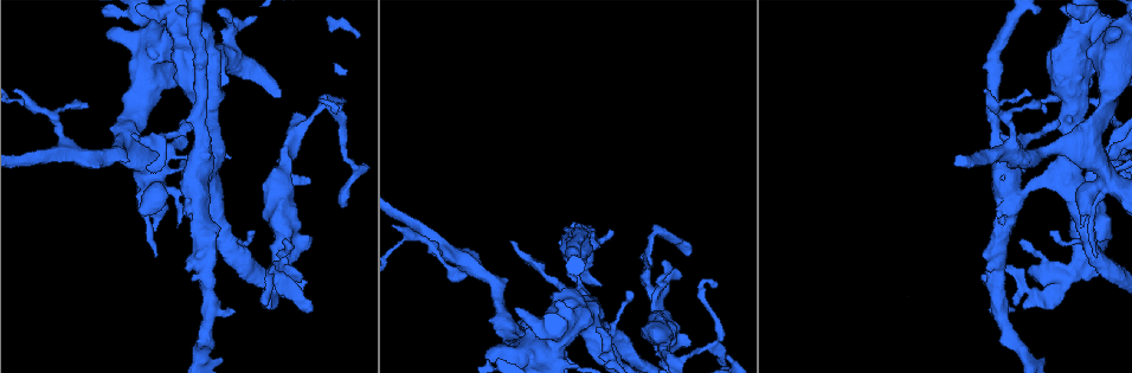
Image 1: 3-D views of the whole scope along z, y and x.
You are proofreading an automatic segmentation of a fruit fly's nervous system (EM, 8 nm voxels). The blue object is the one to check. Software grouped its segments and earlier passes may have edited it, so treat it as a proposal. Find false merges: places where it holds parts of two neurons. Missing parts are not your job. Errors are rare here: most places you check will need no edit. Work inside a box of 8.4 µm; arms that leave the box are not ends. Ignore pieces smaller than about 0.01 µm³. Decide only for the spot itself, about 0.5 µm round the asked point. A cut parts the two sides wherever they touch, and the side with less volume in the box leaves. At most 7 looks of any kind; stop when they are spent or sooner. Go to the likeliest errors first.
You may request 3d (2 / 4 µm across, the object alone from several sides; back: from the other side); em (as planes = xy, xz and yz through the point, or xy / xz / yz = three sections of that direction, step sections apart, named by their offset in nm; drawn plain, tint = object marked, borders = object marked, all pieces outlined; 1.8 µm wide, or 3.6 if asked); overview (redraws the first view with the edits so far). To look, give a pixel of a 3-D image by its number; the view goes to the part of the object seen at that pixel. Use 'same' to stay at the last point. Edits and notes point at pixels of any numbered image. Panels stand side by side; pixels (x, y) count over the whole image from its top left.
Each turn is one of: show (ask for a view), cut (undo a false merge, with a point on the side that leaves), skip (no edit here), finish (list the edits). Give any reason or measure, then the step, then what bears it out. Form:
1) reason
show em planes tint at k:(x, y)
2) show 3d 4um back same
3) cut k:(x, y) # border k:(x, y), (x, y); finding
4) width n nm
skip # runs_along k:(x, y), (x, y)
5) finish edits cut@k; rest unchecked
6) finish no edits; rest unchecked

abrupt turn
show em planes tint at 1:(1018, 188)

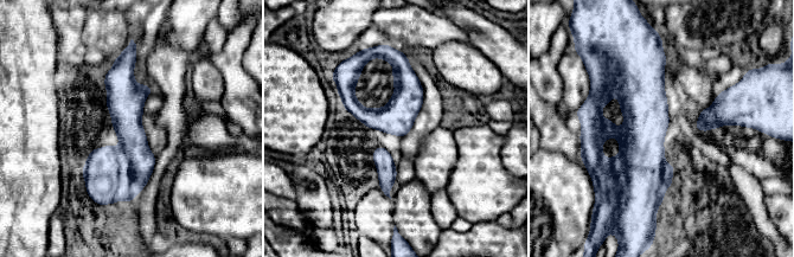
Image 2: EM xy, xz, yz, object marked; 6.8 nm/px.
cut 2:(140, 162) # part_leaving 2:(655, 59), (647, 185), (657, 201); a second neuron is stuck on

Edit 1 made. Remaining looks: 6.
show overview

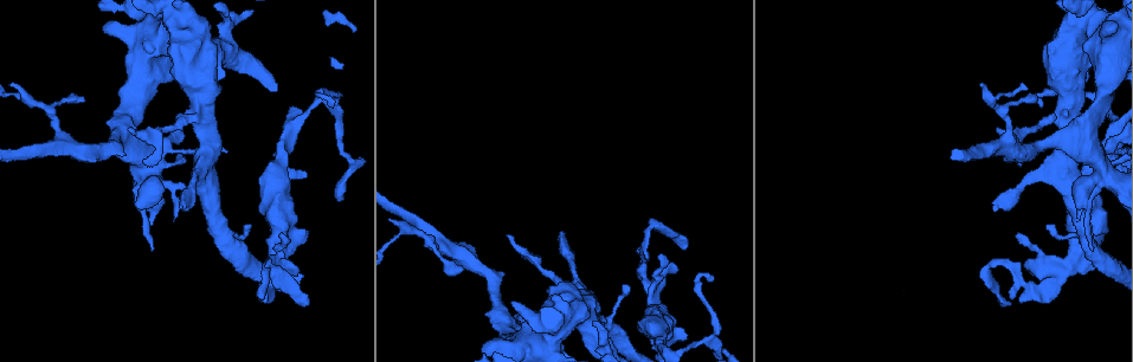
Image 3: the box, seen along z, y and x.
sharp bend
show 3d 4um at 3:(148, 173)

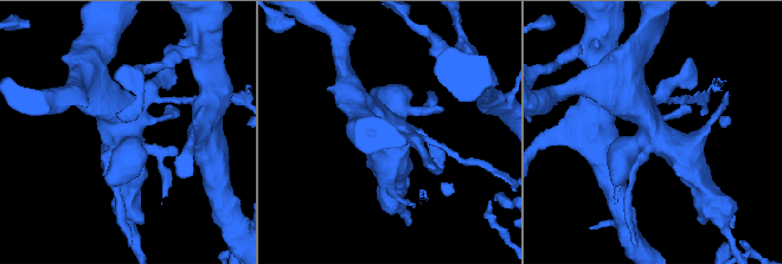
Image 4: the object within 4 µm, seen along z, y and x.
need the tissue
show em planes tint at 4:(123, 135)

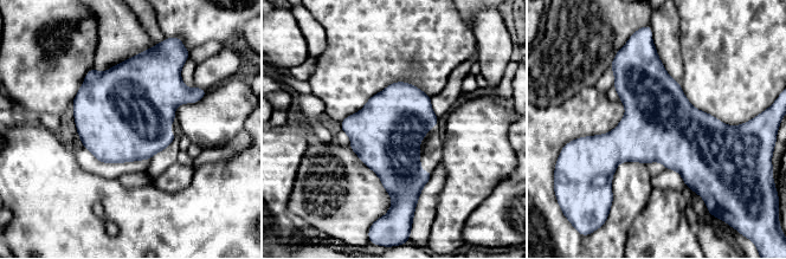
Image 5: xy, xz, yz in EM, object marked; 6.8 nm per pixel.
skip # continuous, no second neuron

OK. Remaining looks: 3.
show em planes plain at 3:(1106, 89)

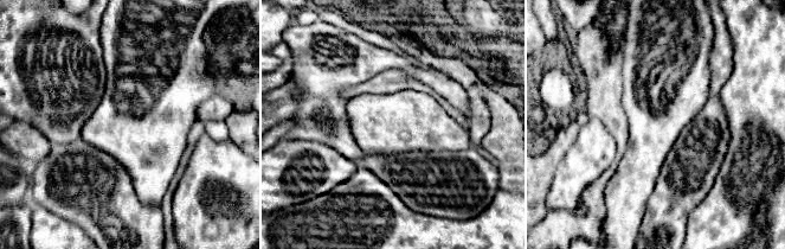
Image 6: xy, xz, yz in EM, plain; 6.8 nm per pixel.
show em planes tint same

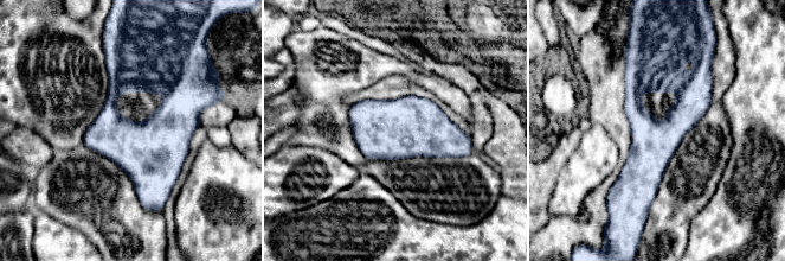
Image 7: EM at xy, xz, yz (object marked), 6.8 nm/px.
skip # runs_along 7:(655, 58), (635, 87), (648, 199); continuous, no second neuron

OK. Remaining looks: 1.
finish edits cut@2; rest unchecked

